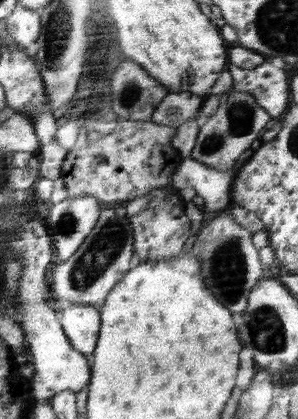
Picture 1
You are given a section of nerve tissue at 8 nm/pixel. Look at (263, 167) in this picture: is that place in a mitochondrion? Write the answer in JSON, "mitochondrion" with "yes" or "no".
{"mitochondrion":"no"}

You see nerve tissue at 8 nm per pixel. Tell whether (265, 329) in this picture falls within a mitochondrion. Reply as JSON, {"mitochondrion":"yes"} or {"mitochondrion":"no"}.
{"mitochondrion":"yes"}

